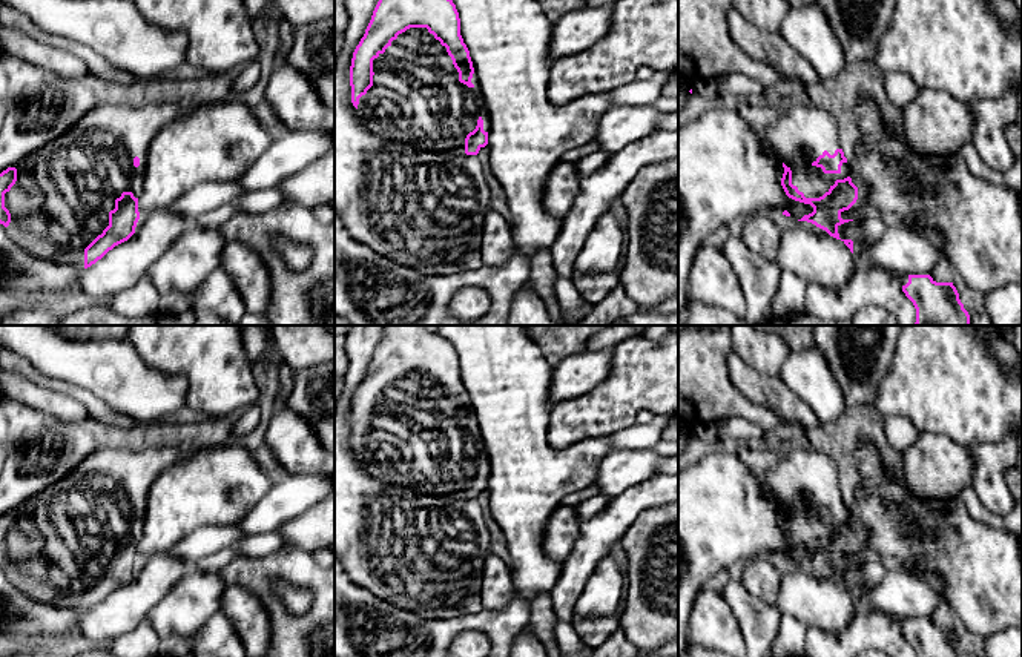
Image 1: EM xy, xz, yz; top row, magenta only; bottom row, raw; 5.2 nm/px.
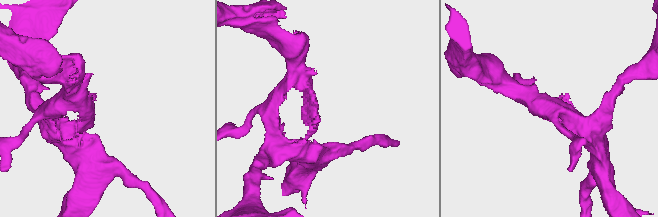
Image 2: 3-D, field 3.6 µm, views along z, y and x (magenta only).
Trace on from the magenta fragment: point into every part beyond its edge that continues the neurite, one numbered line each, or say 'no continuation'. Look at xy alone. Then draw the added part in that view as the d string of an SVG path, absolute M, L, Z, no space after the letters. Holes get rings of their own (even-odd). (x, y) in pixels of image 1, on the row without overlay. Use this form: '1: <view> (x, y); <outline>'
1: xy (60, 547); M103 442L72 473L17 507L17 525L5 537L12 585L35 600L84 614L84 593L109 570L115 543L123 536L140 540L153 480L184 457L170 447Z

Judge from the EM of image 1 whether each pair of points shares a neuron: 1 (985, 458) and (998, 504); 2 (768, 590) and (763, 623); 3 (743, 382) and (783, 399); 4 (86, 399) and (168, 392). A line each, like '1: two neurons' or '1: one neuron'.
1: one neuron
2: two neurons
3: one neuron
4: two neurons

